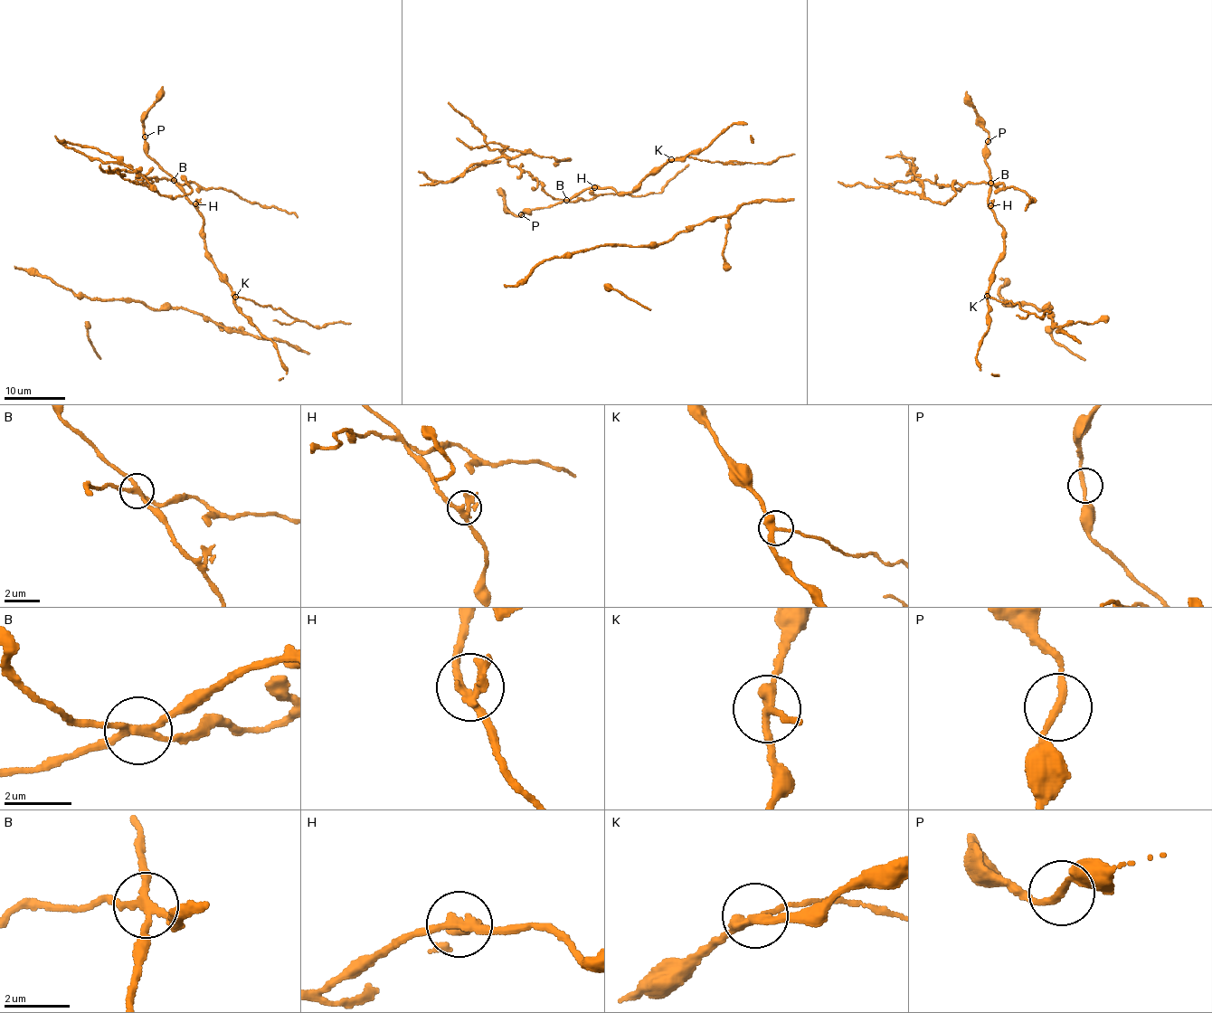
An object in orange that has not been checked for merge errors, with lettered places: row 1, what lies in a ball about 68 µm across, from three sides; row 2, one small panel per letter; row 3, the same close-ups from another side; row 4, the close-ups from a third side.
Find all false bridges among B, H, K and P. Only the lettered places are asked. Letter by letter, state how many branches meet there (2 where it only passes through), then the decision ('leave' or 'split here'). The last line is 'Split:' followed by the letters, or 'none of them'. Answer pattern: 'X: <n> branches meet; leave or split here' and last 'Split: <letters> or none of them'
B: 4 branches meet; split here
H: 4 branches meet; leave
K: 3 branches meet; split here
P: 2 branches meet; leave
Split: B, K

